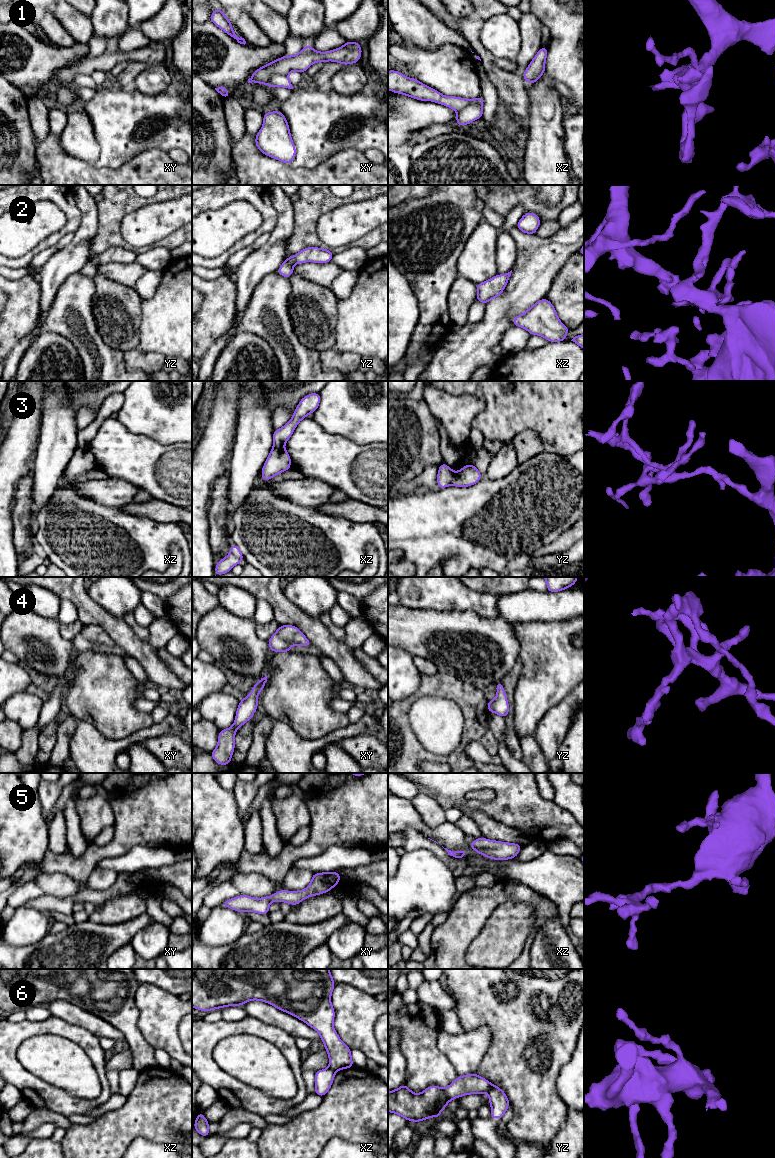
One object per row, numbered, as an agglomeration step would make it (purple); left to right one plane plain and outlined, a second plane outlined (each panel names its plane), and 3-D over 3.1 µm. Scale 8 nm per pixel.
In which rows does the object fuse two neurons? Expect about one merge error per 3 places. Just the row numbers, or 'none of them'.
1, 3, 6

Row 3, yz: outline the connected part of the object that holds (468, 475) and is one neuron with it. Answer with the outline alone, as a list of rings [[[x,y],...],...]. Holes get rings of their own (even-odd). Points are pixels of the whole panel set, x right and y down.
[[[468,464],[462,467],[458,472],[454,474],[451,485],[457,487],[468,487],[476,484],[482,478],[482,474],[472,464]]]

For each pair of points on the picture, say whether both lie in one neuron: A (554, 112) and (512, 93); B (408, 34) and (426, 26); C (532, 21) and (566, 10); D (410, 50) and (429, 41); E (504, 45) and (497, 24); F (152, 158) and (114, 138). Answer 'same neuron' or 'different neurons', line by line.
A: different neurons
B: same neuron
C: different neurons
D: different neurons
E: same neuron
F: different neurons

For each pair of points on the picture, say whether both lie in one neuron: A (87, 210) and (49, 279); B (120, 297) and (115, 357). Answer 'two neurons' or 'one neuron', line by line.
A: one neuron
B: two neurons

